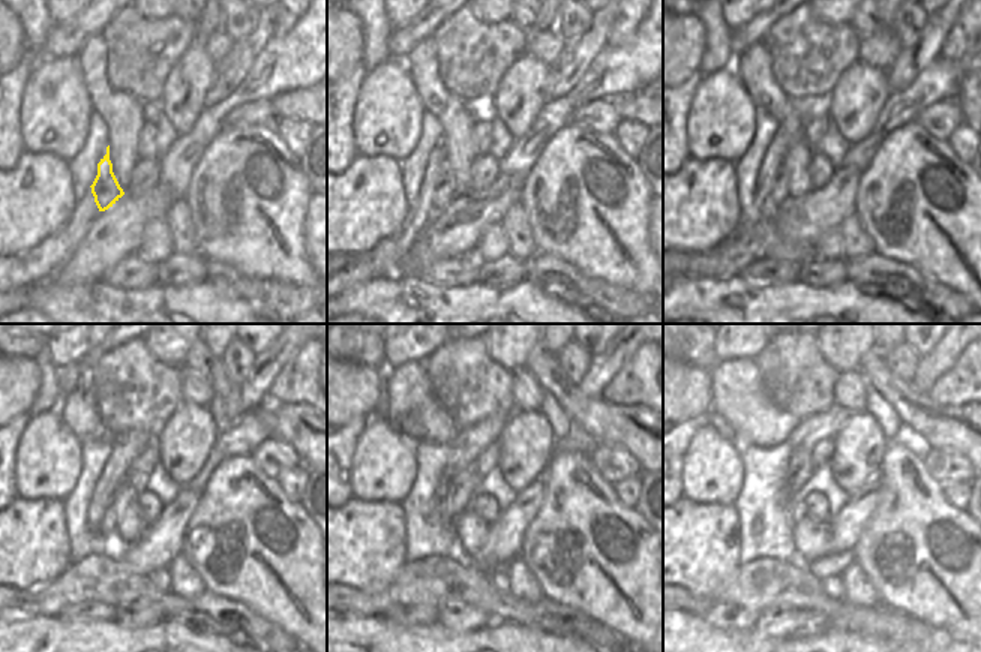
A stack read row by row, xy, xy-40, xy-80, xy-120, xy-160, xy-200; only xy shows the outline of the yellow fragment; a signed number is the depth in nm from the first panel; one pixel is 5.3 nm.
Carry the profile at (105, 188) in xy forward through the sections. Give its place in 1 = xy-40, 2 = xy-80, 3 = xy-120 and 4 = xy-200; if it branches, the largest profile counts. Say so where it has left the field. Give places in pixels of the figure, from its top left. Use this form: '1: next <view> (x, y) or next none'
1: next xy-40 (444, 192)
2: next xy-80 (779, 194)
3: next xy-120 (108, 520)
4: next xy-200 (800, 469)

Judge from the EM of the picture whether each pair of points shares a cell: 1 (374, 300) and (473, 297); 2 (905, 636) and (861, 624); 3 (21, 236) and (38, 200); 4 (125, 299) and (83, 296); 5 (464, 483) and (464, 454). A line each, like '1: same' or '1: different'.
1: same
2: same
3: same
4: same
5: different

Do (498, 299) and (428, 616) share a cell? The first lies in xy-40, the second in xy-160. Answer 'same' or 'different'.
different

